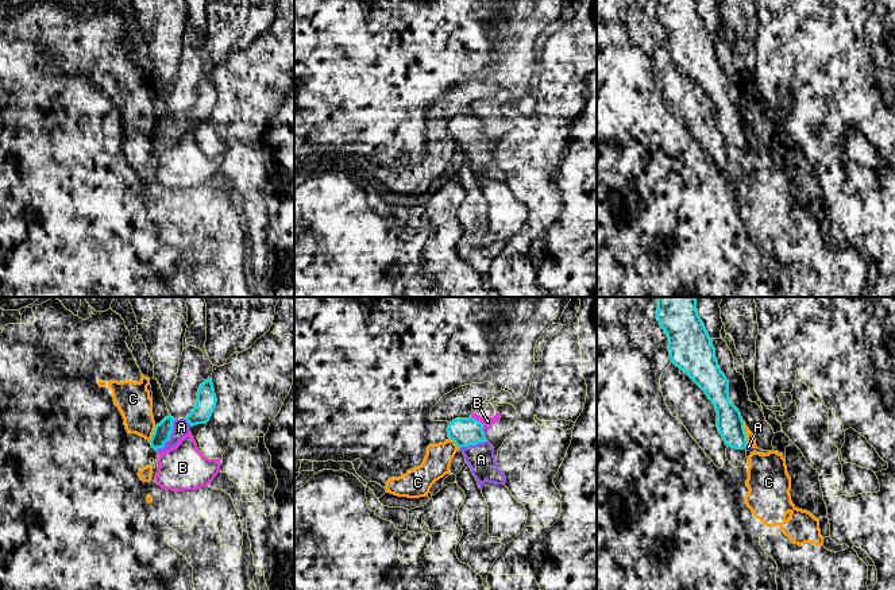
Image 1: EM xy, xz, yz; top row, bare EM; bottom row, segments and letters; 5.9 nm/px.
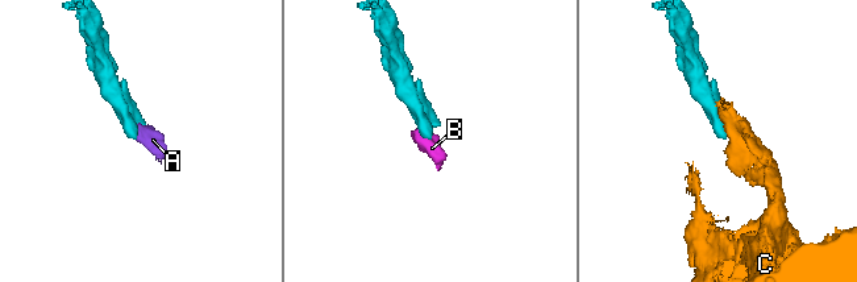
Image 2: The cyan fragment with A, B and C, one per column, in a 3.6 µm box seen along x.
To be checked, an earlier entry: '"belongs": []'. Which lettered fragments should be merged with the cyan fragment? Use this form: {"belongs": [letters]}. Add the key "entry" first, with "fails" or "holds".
{"entry": "fails", "belongs": ["A"]}

